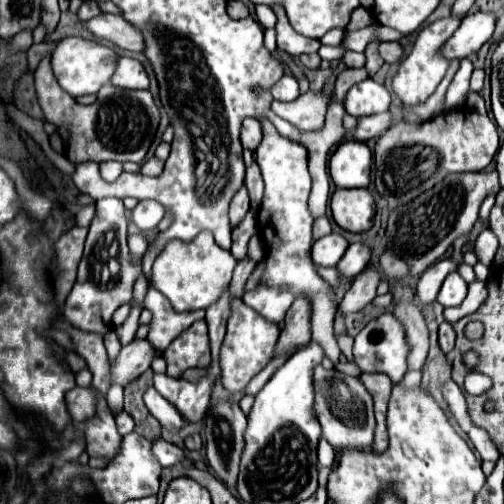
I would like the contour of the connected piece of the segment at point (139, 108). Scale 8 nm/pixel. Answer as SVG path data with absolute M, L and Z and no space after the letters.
M48 54L40 60L34 72L34 80L36 80L38 102L44 110L46 120L52 122L56 128L68 130L66 158L70 162L80 164L92 160L100 164L106 160L118 160L118 162L144 160L160 122L160 112L148 90L124 90L124 88L104 86L100 88L94 104L80 106L72 96L62 92L62 88L56 84Z

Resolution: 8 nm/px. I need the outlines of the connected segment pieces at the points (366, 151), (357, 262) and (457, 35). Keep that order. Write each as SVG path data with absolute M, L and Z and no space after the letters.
M342 142L332 154L328 166L338 188L366 188L370 184L372 152L364 142Z
M360 242L356 244L350 244L348 246L348 252L342 256L340 264L336 266L340 276L346 276L346 278L354 278L358 276L372 260L372 250Z
M496 12L468 14L454 32L454 36L444 44L442 48L444 56L452 60L452 58L466 58L470 54L476 54L482 48L482 44L486 44L494 34L496 22L498 22Z

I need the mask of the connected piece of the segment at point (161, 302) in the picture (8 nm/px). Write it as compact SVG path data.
M148 284L148 292L144 298L144 308L152 312L152 322L150 322L150 332L148 340L150 344L158 350L164 352L170 342L180 336L192 322L204 318L204 310L194 310L194 312L174 312L170 302Z

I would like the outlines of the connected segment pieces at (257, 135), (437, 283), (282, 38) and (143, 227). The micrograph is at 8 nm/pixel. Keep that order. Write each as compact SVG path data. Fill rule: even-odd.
M244 118L242 122L242 130L240 130L240 140L244 148L256 150L260 140L262 140L262 130L260 130L260 122L256 118Z
M444 258L444 260L438 260L436 264L432 264L432 268L428 268L420 280L418 280L418 286L416 286L416 294L422 302L432 302L436 300L436 294L444 282L444 278L450 274L450 272L456 272L460 266L460 262L454 262L452 258Z
M272 4L270 6L278 18L276 22L276 36L278 36L278 48L286 50L288 54L292 56L300 56L300 54L312 54L312 52L318 52L318 48L322 46L320 40L312 40L312 38L306 38L302 34L298 34L290 24L288 24L288 18L286 18L286 12L280 4Z
M144 200L144 202L138 202L130 218L138 226L140 232L146 232L146 230L156 228L156 224L164 218L164 208L152 200Z

